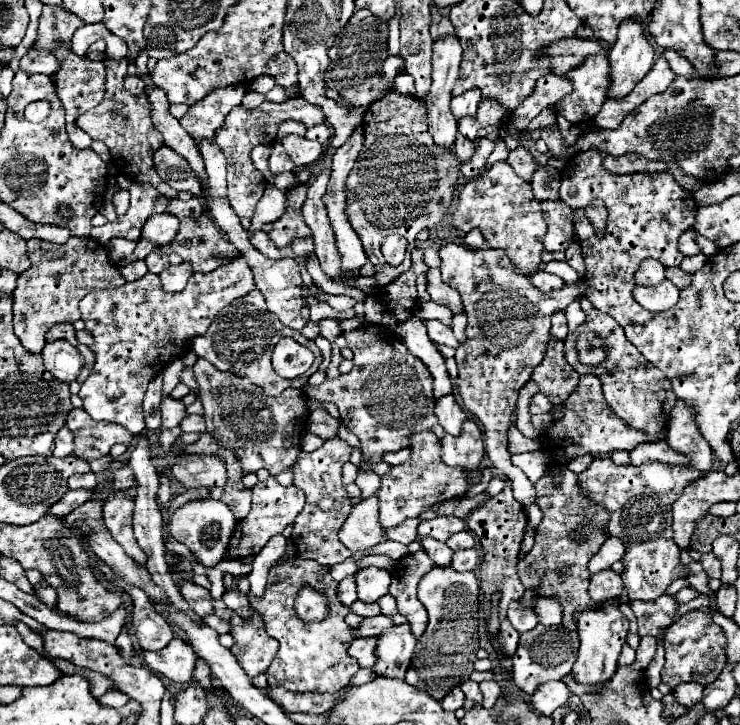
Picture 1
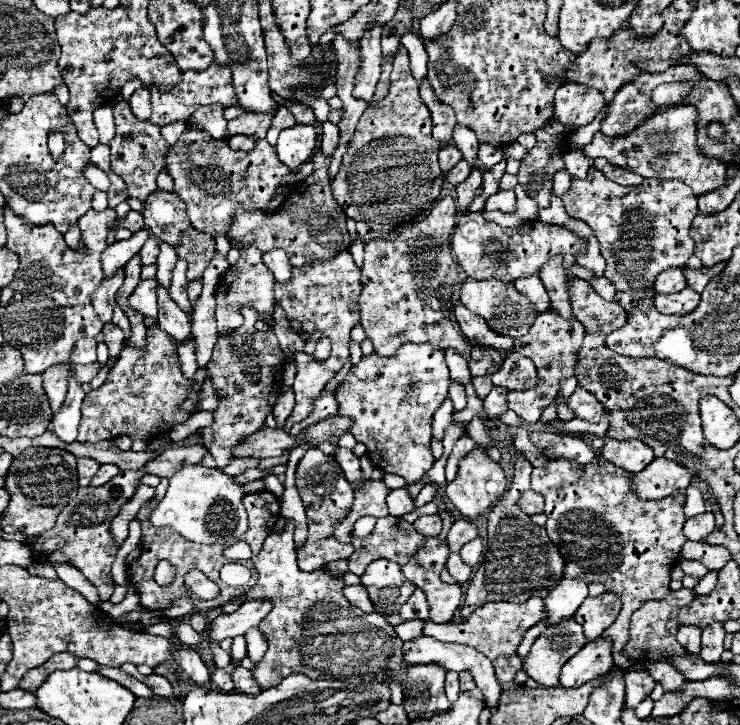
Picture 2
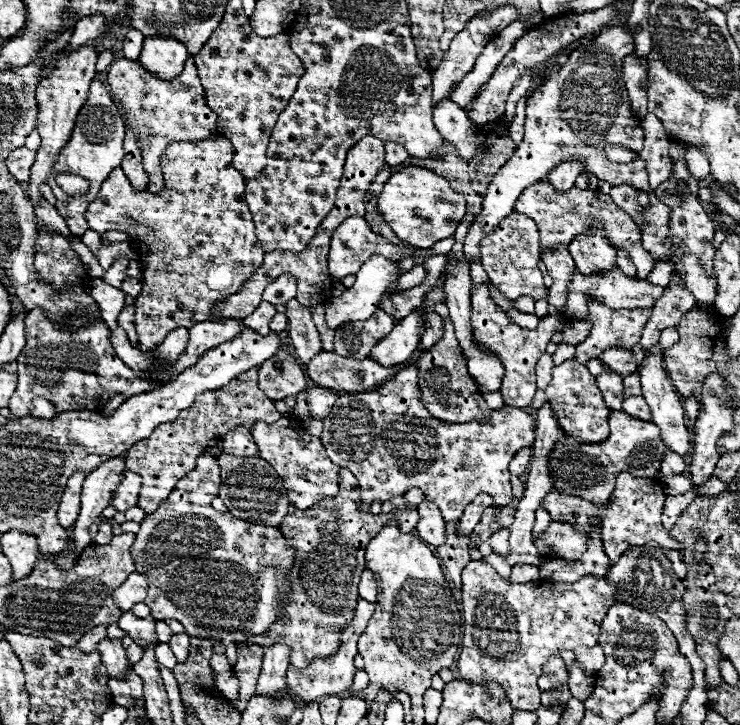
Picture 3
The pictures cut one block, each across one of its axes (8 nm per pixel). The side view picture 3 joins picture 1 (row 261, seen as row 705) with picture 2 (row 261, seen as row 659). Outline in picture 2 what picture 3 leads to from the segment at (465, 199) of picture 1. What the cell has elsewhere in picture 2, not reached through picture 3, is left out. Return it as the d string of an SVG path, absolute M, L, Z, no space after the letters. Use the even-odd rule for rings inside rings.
M482 212L464 214L452 234L452 250L458 264L466 276L474 280L498 278L502 282L514 282L518 278L536 276L538 270L548 262L550 256L586 252L586 238L576 236L564 224L546 224L546 222L526 222L520 228L500 228L494 222L488 222Z

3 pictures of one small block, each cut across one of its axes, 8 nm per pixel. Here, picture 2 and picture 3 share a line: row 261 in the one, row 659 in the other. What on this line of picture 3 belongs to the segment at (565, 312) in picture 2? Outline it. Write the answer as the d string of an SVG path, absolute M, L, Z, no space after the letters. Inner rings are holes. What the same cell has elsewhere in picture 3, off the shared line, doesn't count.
M552 656L548 658L548 662L544 664L544 672L542 678L538 678L538 686L544 692L554 692L562 686L568 684L568 670L566 664L560 656Z

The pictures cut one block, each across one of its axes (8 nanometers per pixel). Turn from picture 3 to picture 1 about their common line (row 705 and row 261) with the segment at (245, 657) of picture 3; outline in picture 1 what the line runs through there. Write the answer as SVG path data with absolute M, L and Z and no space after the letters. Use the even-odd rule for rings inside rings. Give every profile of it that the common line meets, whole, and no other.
M238 256L214 272L192 274L186 290L175 294L162 292L158 275L151 272L120 288L92 290L86 294L80 300L80 312L86 330L94 334L92 350L96 364L78 392L84 402L82 408L94 420L116 422L138 436L146 428L142 400L148 382L172 358L184 356L192 336L204 334L224 306L246 296L250 290L254 290L252 270L244 256Z

